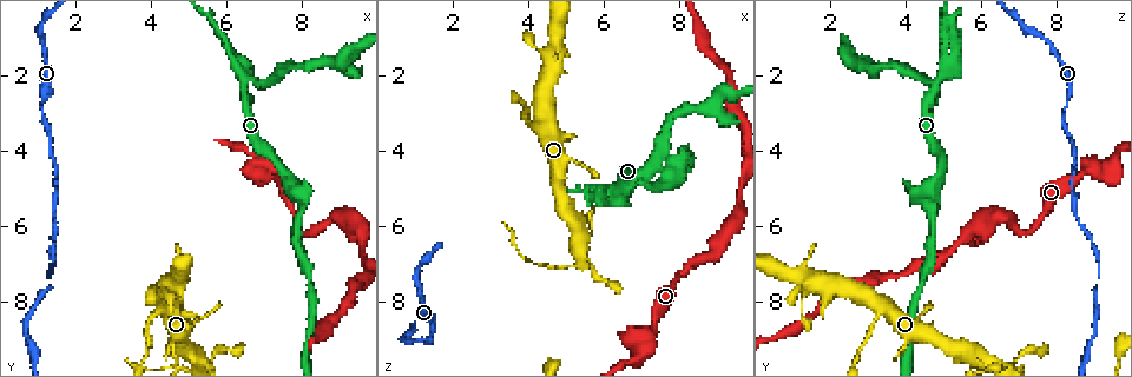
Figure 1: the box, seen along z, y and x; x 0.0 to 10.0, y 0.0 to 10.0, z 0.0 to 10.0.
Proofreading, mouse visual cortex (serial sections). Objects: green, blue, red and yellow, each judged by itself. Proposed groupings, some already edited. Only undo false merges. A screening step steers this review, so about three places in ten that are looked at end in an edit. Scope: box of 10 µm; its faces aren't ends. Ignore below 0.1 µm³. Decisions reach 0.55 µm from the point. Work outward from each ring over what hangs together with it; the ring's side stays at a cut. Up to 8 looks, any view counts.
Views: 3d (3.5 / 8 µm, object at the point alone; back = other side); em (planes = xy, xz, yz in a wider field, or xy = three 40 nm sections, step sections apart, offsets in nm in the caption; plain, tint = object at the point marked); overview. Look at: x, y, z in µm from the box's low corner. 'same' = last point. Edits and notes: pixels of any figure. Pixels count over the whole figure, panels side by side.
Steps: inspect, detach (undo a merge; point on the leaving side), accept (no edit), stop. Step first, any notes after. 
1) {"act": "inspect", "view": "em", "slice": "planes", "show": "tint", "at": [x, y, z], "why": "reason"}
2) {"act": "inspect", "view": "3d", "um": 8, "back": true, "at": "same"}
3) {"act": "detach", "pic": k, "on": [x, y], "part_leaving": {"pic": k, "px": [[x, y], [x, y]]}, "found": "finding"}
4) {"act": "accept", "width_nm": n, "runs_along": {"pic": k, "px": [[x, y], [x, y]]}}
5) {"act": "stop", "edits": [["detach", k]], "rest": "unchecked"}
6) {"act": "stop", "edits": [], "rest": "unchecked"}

{"act": "inspect", "view": "3d", "um": 8, "at": [8.10, 6.25, 7.30], "why": "abrupt turn"}

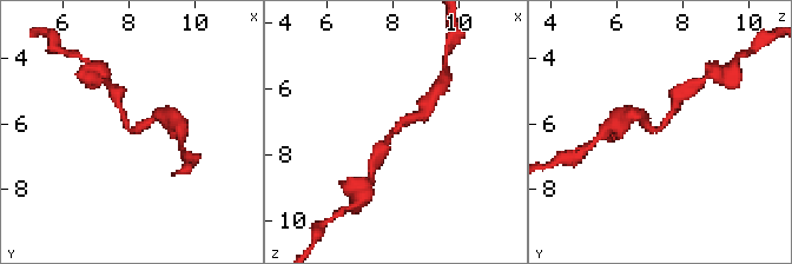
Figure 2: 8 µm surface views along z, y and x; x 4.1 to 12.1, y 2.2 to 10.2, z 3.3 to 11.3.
{"act": "inspect", "view": "3d", "um": 3.5, "at": "same", "why": "zoom in"}

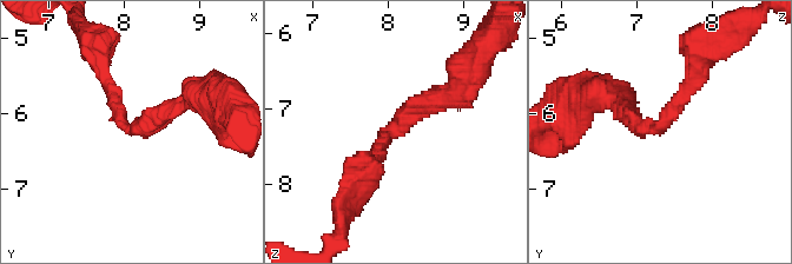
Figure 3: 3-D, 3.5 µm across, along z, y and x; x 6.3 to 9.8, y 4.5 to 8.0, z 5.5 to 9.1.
{"act": "inspect", "view": "em", "slice": "xy", "step": 1, "show": "tint", "at": [8.05, 6.20, 7.25], "why": "shape alone is not enough"}

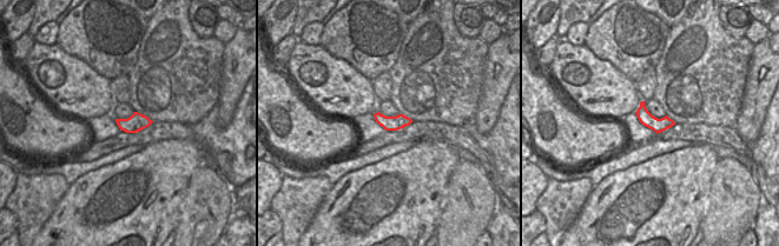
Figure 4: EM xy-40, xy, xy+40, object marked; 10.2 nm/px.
{"act": "accept", "arm_widths_nm": [200, 250], "found": "continuous, no second cell"}

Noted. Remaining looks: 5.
{"act": "inspect", "view": "3d", "um": 8, "at": [6.55, 2.10, 4.85], "why": "two arms in line, one across"}

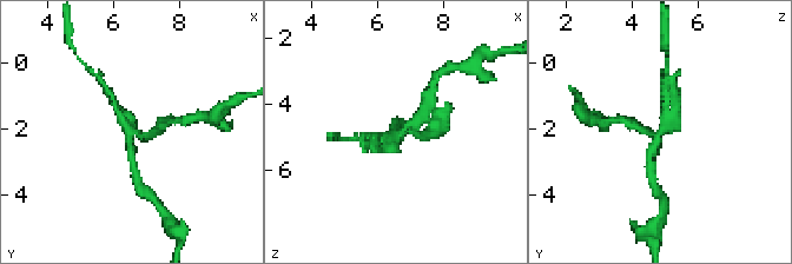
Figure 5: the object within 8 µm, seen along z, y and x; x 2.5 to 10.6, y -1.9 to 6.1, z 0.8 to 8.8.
{"act": "inspect", "view": "em", "slice": "xy", "step": 1, "show": "tint", "at": "same"}

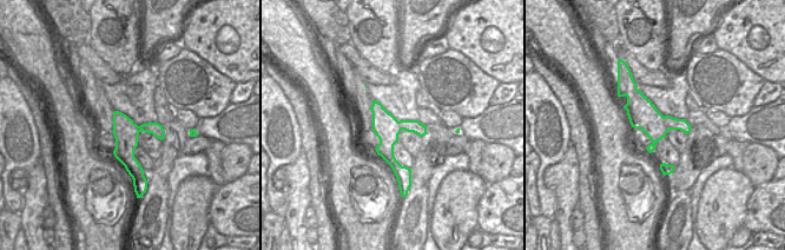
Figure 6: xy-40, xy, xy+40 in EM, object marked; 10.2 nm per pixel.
{"act": "detach", "pic": 5, "on": [416, 119], "part_leaving": {"pic": 5, "px": [[398, 133], [421, 119], [427, 100]]}, "found": "a second cell is stuck on"}

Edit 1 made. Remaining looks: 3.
{"act": "inspect", "view": "overview", "why": "see it whole again"}

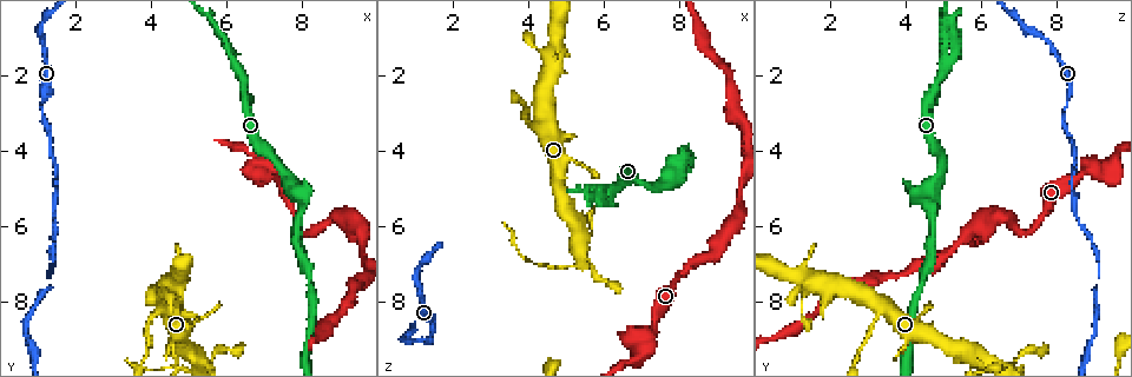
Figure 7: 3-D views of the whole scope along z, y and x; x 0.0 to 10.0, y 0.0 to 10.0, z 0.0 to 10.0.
{"act": "inspect", "view": "em", "slice": "xy", "step": 3, "show": "tint", "at": [4.00, 8.45, 3.20], "why": "sharp bend"}

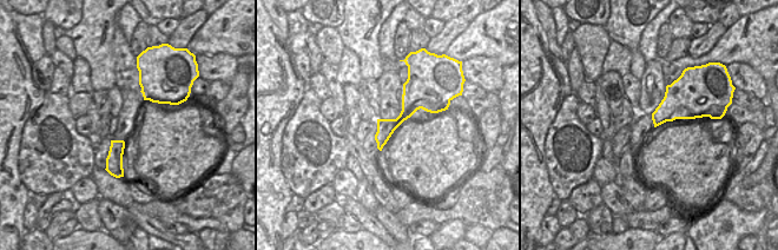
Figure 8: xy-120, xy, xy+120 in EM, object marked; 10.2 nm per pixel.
{"act": "inspect", "view": "3d", "um": 3.5, "at": "same"}

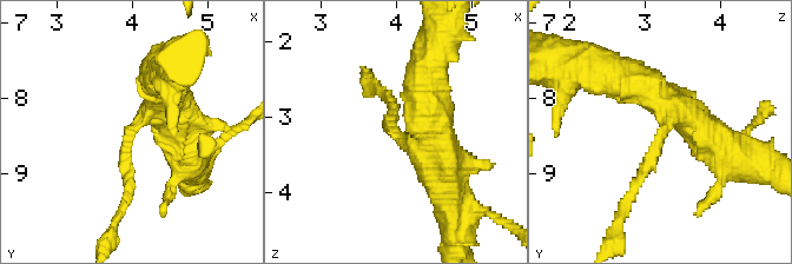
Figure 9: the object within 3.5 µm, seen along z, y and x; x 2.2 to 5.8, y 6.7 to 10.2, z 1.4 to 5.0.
{"act": "accept", "width_nm": 180, "runs_along": {"pic": 8, "px": [[435, 109], [415, 104], [380, 145]]}, "found": "all the same cell"}

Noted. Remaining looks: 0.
{"act": "stop", "edits": [["detach", 5]], "rest": "unchecked"}

